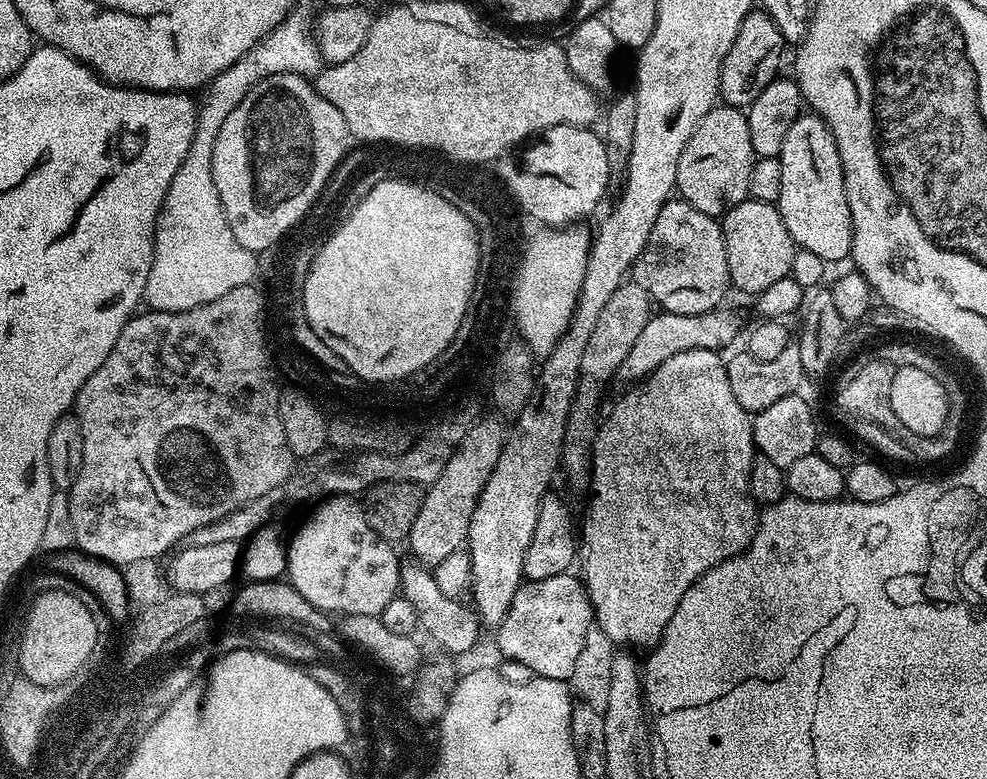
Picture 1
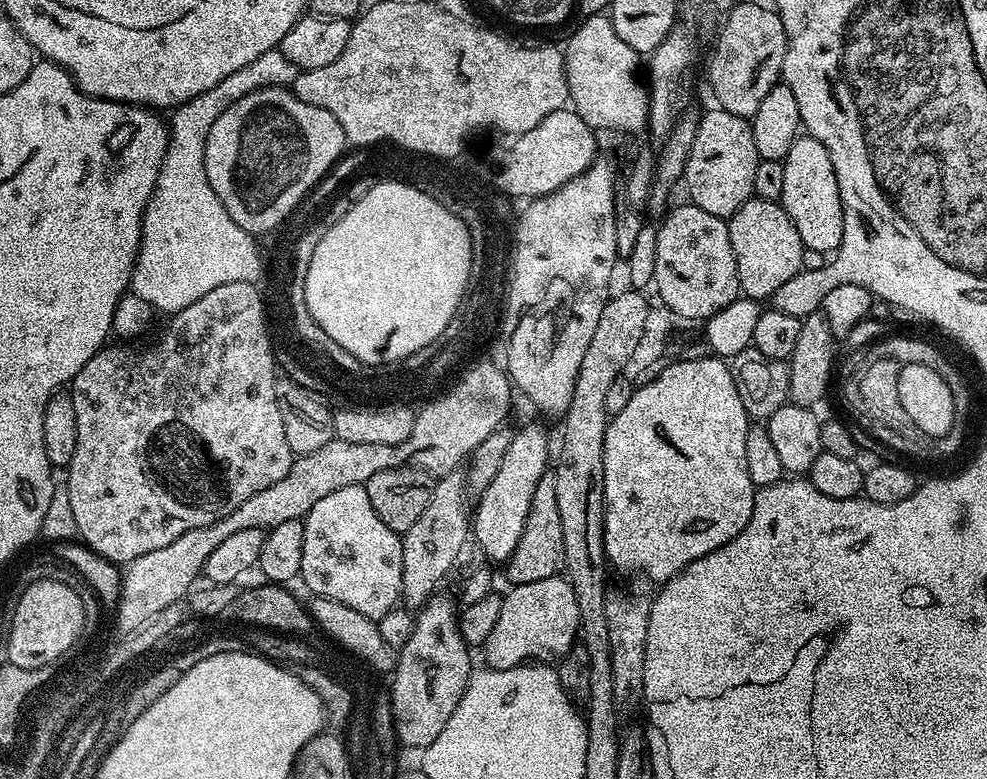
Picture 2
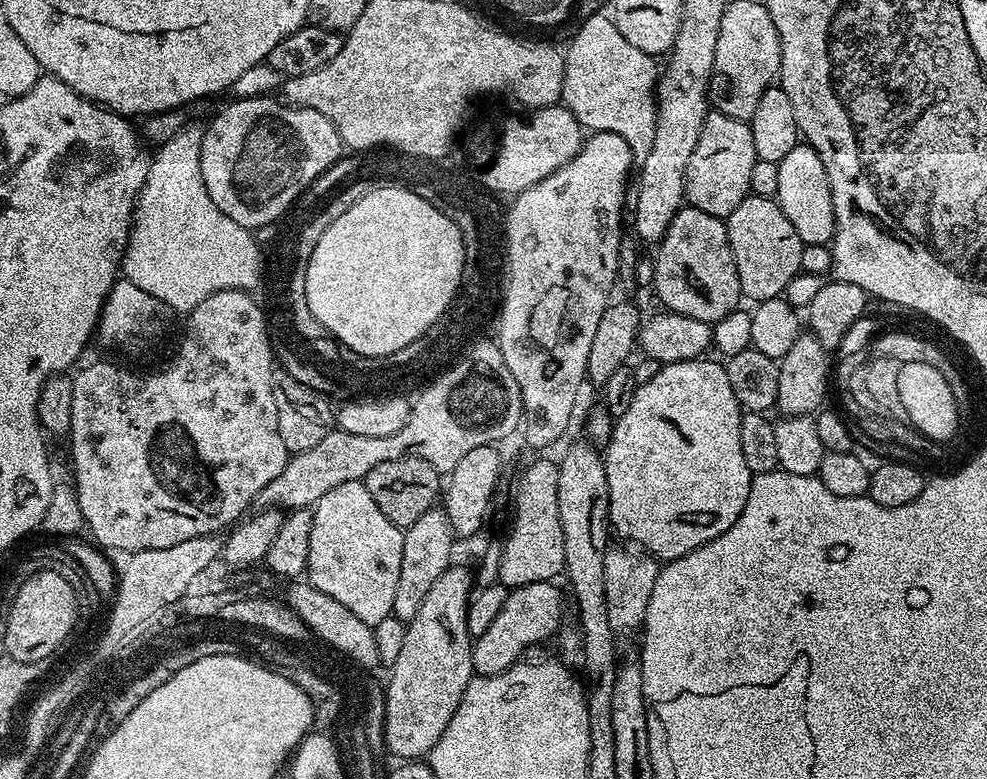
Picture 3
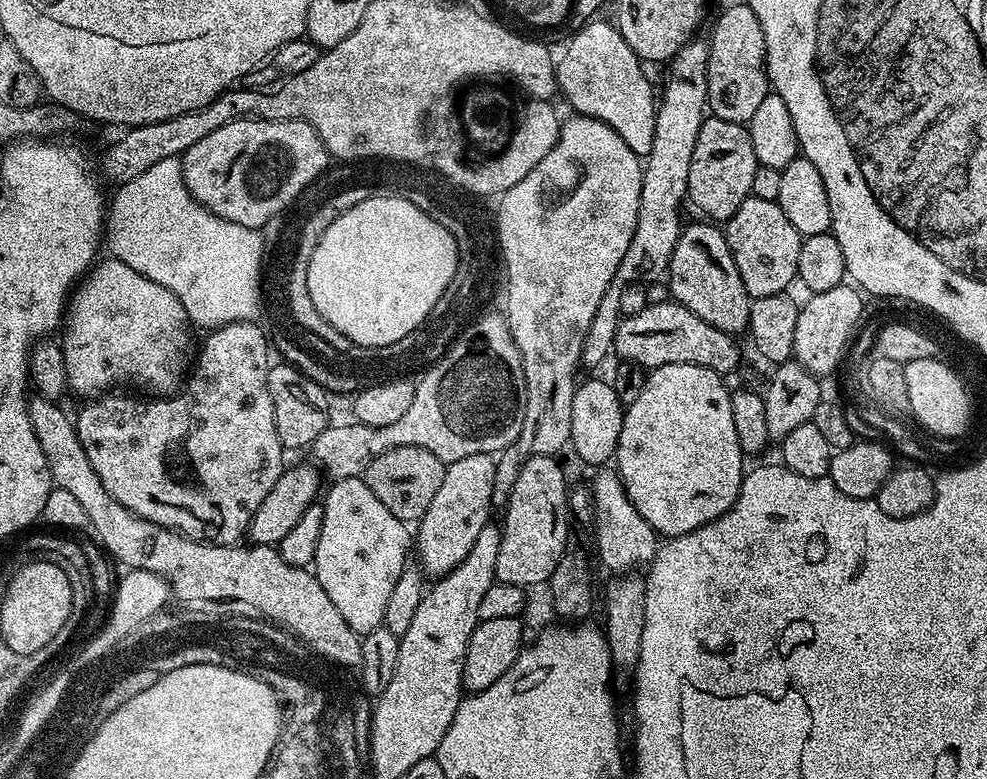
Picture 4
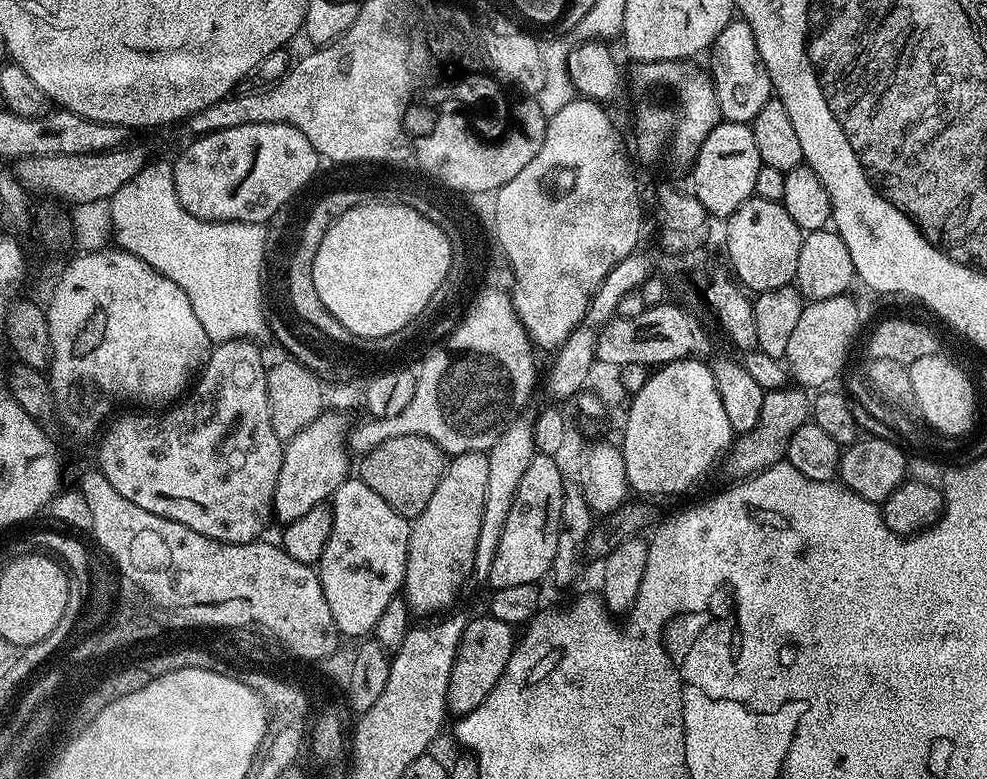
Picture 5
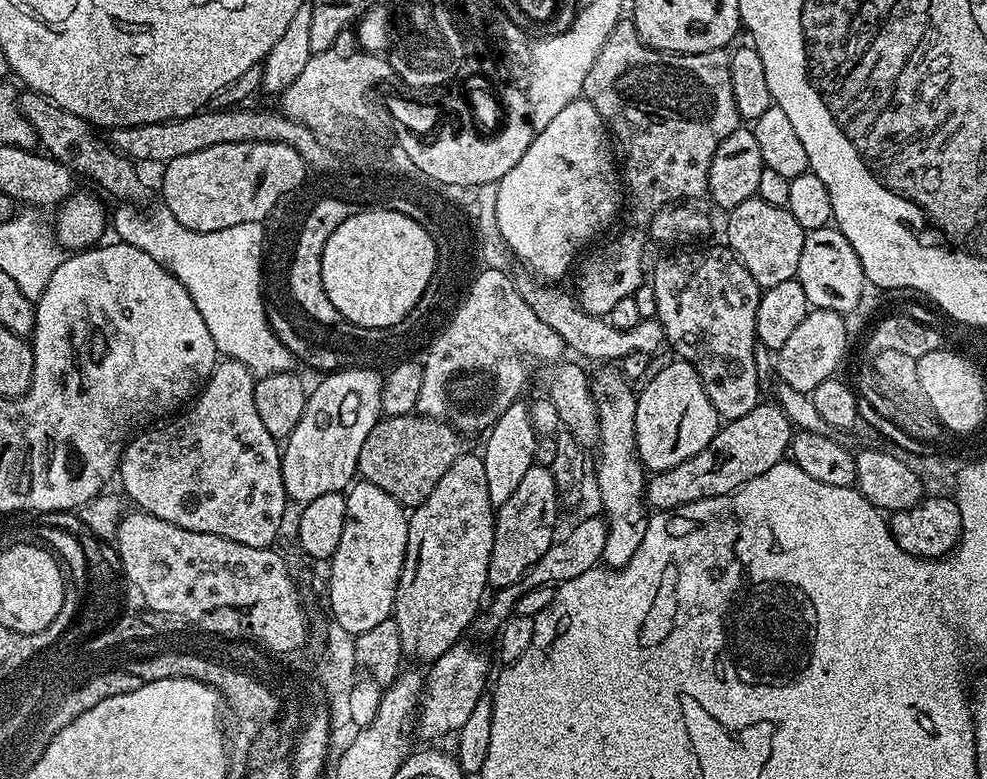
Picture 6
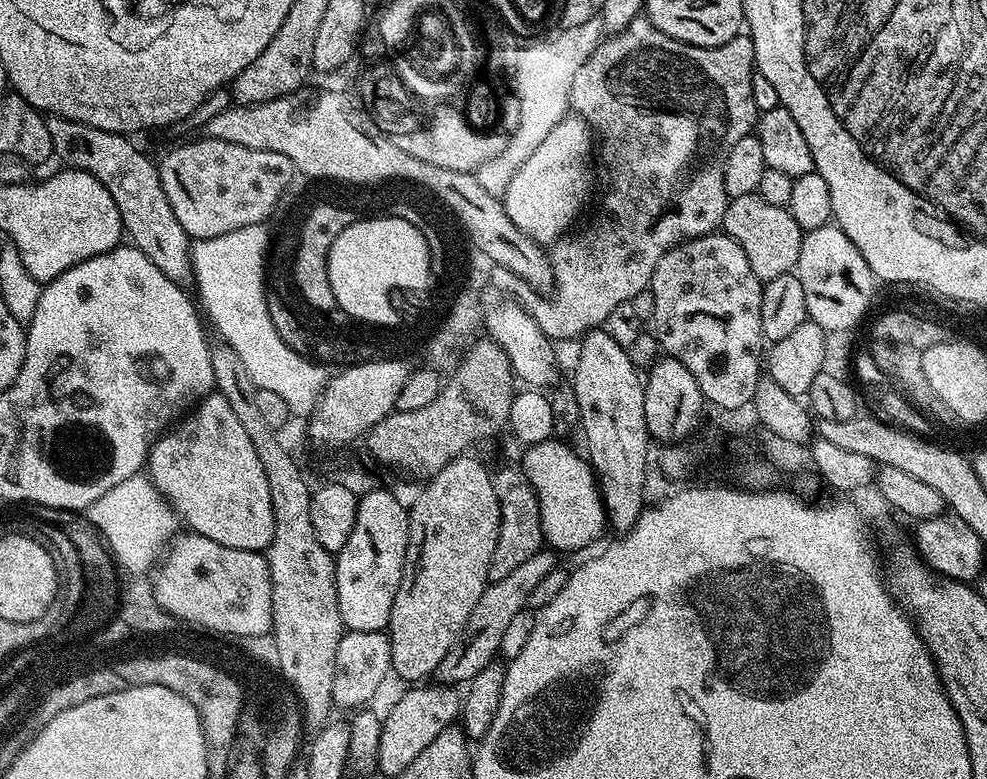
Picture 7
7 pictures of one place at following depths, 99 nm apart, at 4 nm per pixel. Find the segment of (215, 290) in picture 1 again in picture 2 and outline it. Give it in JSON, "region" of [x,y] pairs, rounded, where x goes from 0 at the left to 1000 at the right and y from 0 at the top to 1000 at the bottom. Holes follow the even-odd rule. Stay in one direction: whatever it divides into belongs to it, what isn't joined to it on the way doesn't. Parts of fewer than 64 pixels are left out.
{"region":[[[277,64],[257,74],[253,85],[237,90],[237,95],[225,100],[221,110],[205,116],[205,121],[193,126],[173,145],[170,191],[146,271],[142,325],[132,366],[136,379],[150,388],[159,402],[177,403],[227,362],[253,354],[253,341],[241,341],[241,331],[237,334],[235,329],[231,334],[231,329],[225,326],[225,282],[233,280],[228,277],[228,264],[221,249],[217,249],[213,228],[209,228],[209,177],[213,177],[213,162],[217,162],[237,131],[262,113],[295,110],[301,91],[298,80]]]}

